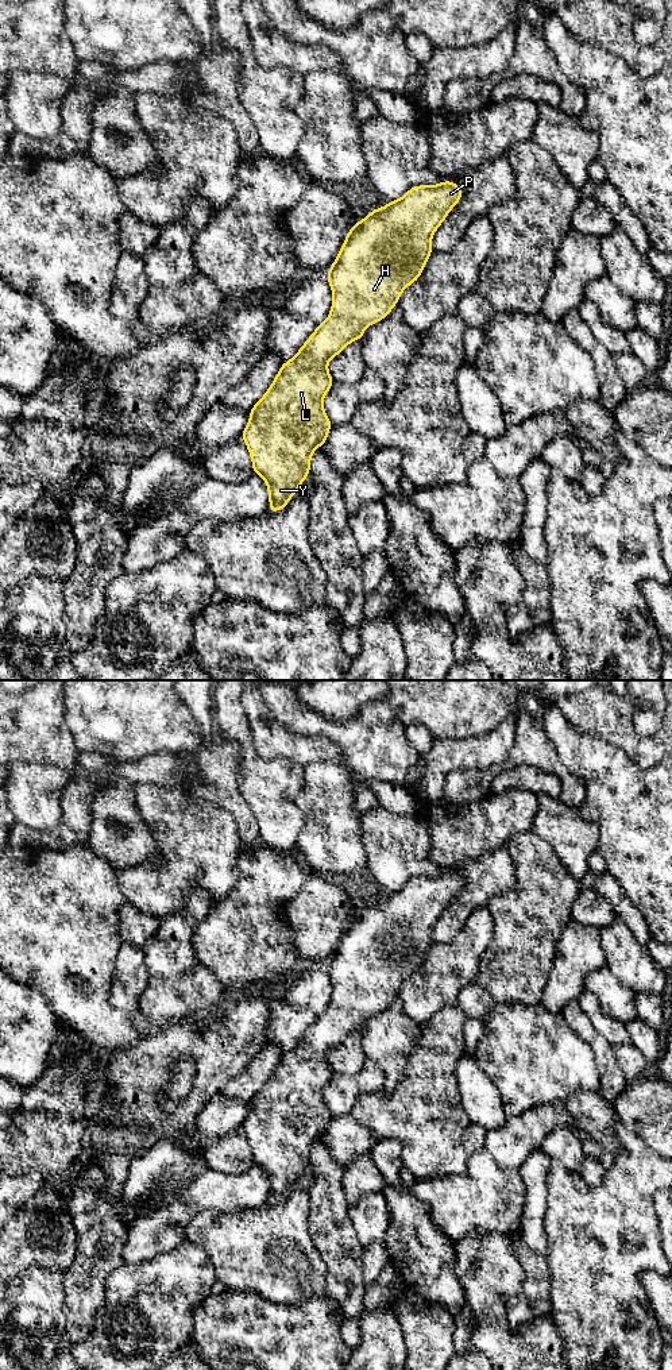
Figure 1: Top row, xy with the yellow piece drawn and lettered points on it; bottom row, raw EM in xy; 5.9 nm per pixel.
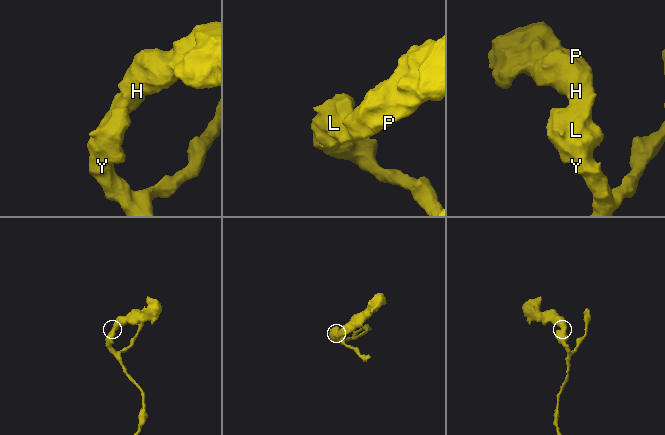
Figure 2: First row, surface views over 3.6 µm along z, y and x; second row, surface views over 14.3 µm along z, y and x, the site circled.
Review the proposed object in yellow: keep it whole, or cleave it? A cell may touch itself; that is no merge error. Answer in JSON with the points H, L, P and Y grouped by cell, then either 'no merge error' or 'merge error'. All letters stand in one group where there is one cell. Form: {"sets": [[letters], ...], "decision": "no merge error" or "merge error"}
{"sets": [["H", "L", "P", "Y"]], "decision": "no merge error"}

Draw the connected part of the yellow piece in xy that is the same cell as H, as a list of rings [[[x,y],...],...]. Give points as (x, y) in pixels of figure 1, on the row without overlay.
[[[453,872],[439,876],[417,876],[401,889],[375,899],[355,914],[325,964],[332,985],[332,999],[327,1011],[317,1016],[298,1043],[282,1054],[271,1077],[251,1099],[250,1112],[242,1123],[255,1166],[260,1166],[269,1181],[269,1203],[286,1199],[294,1184],[309,1168],[313,1143],[325,1136],[332,1119],[323,1089],[335,1072],[328,1064],[328,1053],[351,1033],[362,1031],[367,1016],[383,1011],[398,995],[402,983],[424,962],[432,942],[432,929],[451,900],[461,891],[463,880]]]

